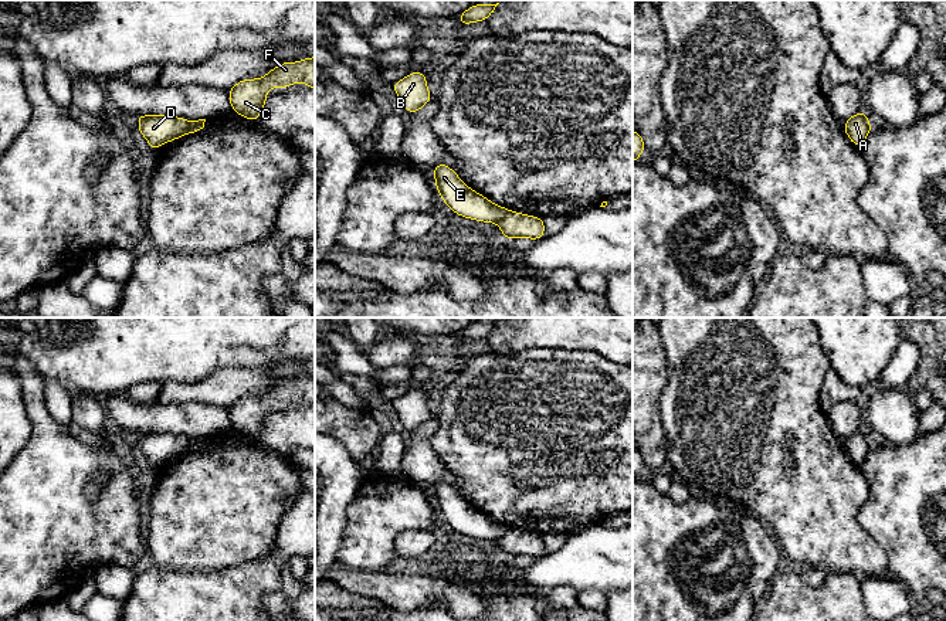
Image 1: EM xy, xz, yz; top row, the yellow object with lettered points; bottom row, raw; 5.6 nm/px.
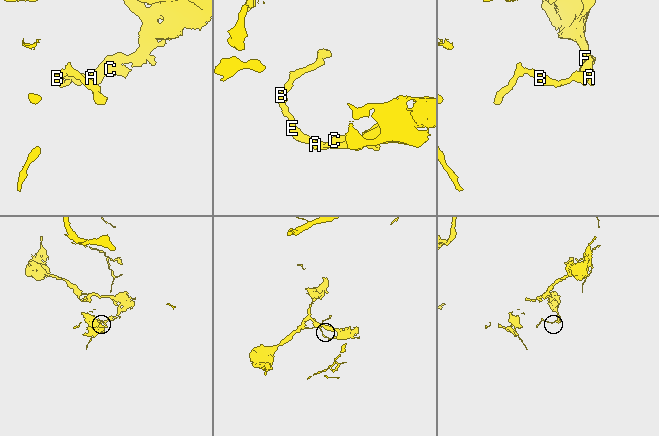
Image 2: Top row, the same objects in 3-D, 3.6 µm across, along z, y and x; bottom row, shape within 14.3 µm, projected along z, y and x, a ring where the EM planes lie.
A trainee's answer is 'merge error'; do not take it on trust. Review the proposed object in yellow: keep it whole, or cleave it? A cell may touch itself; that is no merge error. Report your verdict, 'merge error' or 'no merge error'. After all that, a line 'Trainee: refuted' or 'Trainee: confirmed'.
merge error
Trainee: confirmed

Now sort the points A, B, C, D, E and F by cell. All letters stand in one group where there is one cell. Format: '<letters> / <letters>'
A C F / B D E

